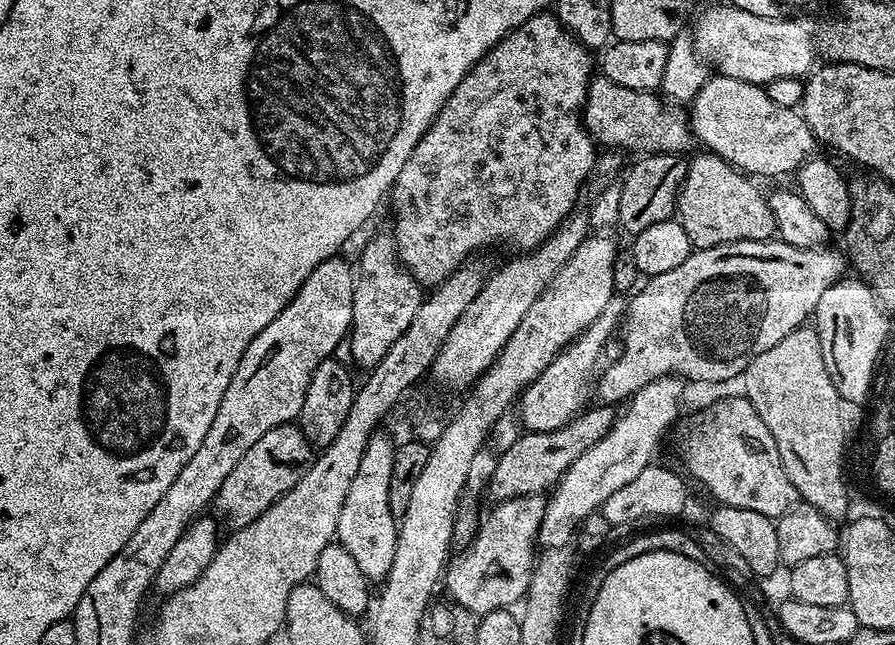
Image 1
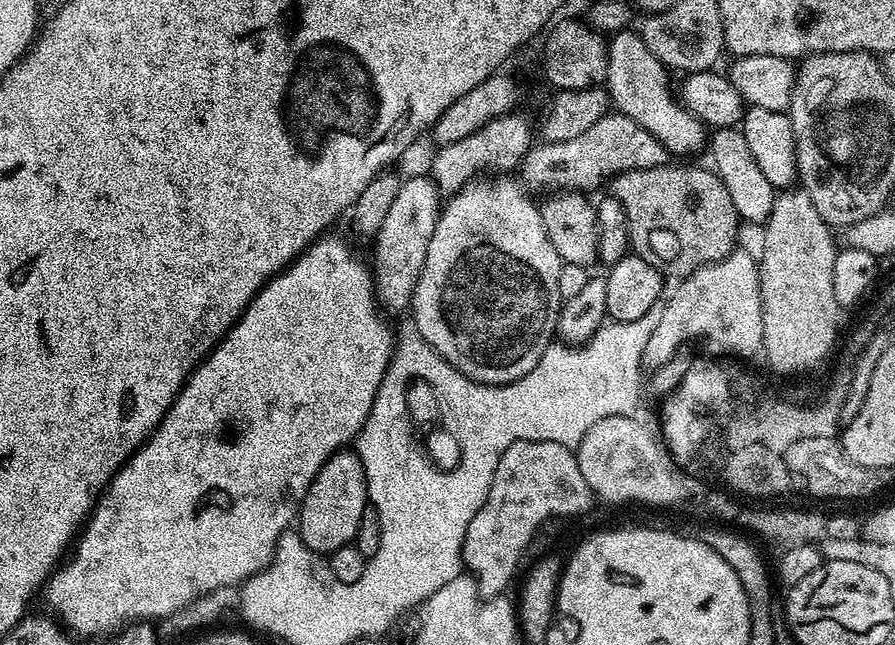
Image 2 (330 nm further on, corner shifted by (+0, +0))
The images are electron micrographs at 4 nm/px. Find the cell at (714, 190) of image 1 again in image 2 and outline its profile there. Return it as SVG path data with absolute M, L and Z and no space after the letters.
M669 162L646 170L622 172L610 184L611 195L615 196L618 202L622 202L622 210L626 212L631 251L646 262L650 262L650 266L657 268L665 278L686 277L695 268L724 259L737 247L738 217L734 210L734 202L730 202L726 186L722 186L722 182L711 167L695 168L694 165L688 164L692 162L676 163L680 164Z

